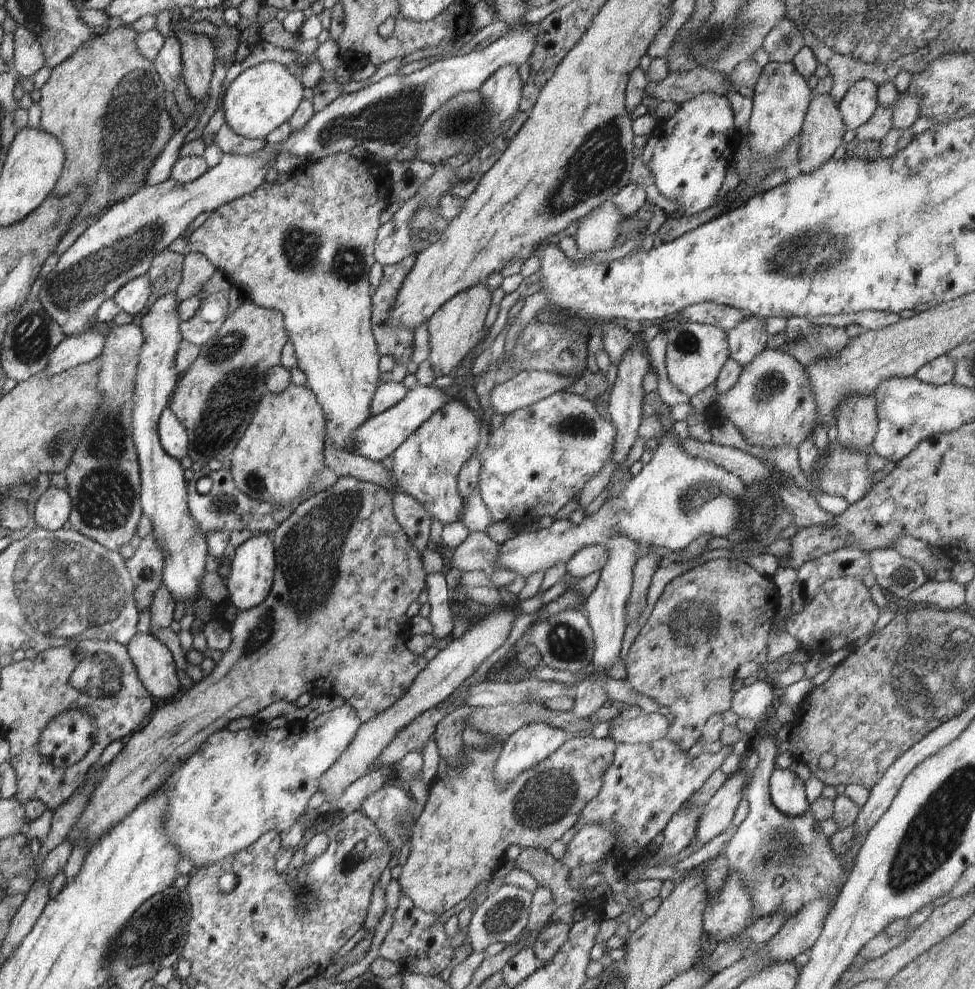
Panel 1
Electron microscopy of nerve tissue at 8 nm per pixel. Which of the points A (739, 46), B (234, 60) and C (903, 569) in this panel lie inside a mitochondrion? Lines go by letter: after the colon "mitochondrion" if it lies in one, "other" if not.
A: mitochondrion
B: other
C: mitochondrion

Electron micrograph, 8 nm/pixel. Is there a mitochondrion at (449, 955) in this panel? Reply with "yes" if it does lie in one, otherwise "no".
no

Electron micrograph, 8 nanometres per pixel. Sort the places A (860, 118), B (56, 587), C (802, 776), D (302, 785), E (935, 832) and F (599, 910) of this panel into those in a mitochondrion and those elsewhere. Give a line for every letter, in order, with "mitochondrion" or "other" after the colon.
A: other
B: mitochondrion
C: other
D: other
E: mitochondrion
F: other

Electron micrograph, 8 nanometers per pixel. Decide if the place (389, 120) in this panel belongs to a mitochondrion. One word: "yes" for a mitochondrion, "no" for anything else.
yes

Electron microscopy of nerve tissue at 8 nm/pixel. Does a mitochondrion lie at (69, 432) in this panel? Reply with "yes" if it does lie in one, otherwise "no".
yes

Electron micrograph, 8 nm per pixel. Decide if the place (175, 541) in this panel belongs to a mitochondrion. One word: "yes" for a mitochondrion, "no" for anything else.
no

